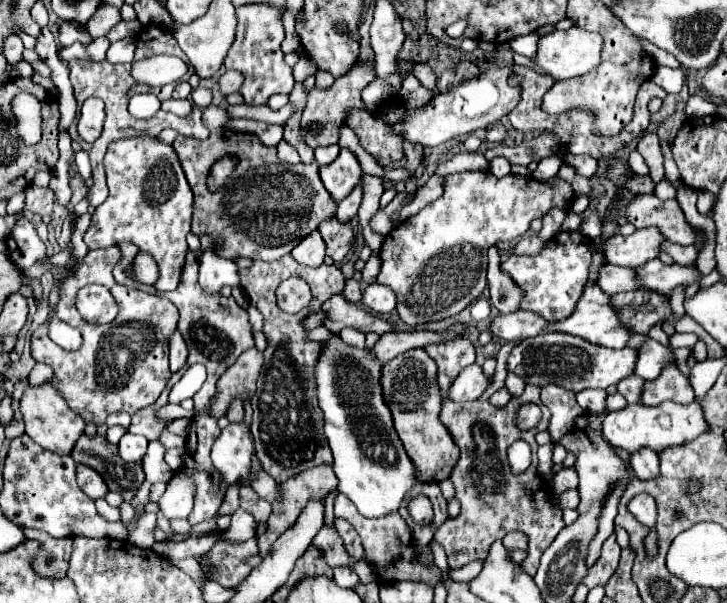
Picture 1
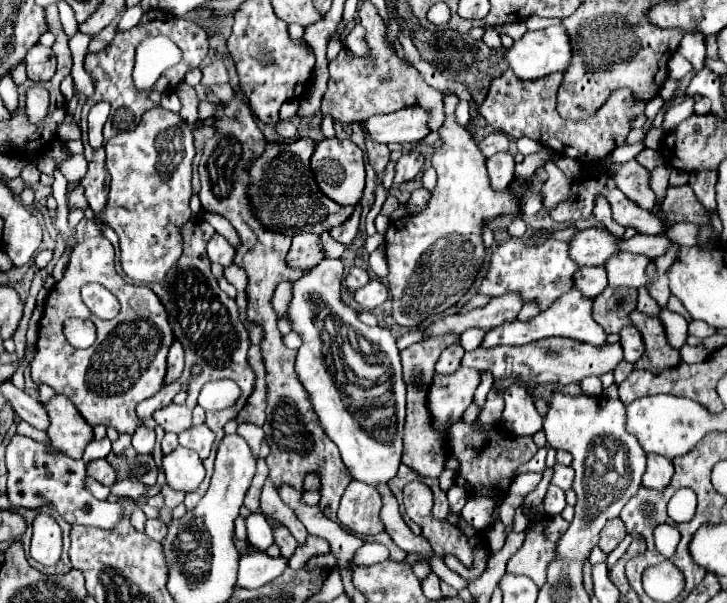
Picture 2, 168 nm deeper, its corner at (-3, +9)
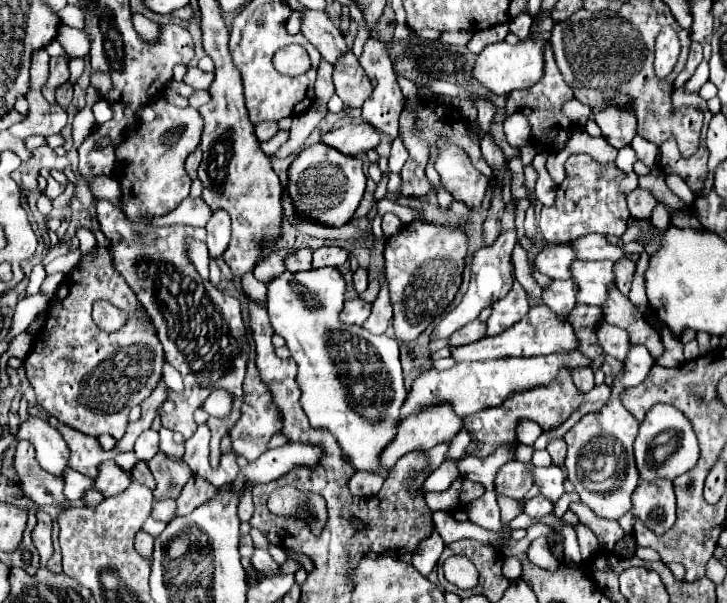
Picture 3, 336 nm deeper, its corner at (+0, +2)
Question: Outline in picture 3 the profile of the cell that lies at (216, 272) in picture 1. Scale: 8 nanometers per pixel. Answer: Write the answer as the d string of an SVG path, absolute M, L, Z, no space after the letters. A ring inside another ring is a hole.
M215 211L211 221L207 223L207 247L211 259L221 257L231 241L231 219L225 215L225 211Z

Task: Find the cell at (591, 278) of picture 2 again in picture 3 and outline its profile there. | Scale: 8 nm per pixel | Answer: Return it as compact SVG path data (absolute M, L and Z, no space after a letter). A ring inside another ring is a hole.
M553 281L549 291L543 291L543 303L553 309L553 313L565 317L577 305L577 285L569 281Z

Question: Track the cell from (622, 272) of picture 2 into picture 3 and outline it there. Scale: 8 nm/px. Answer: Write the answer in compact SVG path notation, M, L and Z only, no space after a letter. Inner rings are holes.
M575 261L571 271L573 271L573 281L577 281L577 287L581 295L577 297L579 303L585 305L603 305L609 295L609 287L615 285L615 263L613 261Z

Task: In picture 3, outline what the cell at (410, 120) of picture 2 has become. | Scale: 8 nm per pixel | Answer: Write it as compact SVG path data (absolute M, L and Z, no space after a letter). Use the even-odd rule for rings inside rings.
M349 123L335 131L325 133L321 141L331 147L337 147L337 151L341 151L345 155L355 157L355 155L375 149L381 143L381 137L383 137L383 133L377 127L373 127L371 123L357 123L357 125Z

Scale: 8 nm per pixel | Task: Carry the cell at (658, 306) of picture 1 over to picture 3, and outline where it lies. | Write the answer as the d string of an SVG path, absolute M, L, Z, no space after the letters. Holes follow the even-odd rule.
M577 305L567 319L573 323L577 339L581 339L579 349L585 351L585 355L591 359L599 357L603 353L603 347L597 343L597 327L603 323L603 309L593 305Z

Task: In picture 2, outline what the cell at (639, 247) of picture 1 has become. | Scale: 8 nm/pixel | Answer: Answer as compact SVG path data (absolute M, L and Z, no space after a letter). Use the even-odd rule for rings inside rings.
M586 228L578 230L568 240L568 254L580 268L602 266L612 254L618 254L618 238L614 238L606 228Z

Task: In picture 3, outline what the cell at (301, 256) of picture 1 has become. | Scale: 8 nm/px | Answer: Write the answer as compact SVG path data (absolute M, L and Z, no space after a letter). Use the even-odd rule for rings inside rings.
M275 249L275 251L271 251L263 261L265 261L265 269L263 267L255 267L255 271L253 274L257 281L263 281L263 283L269 283L269 281L273 281L277 275L281 275L287 267L285 267L285 259L289 257L289 255L293 255L293 253L297 253L297 249Z

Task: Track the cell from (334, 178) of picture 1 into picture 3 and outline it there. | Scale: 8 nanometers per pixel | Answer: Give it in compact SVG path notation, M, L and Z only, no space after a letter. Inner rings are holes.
M325 143L305 147L291 163L289 175L289 195L293 199L293 205L303 215L329 227L341 227L351 221L365 193L365 175L361 171L361 159L343 155L341 151L337 151L335 147L327 147Z

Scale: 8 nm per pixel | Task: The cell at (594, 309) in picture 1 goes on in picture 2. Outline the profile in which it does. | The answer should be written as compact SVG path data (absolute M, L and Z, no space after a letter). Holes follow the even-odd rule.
M572 288L570 292L560 296L560 300L556 300L556 304L552 304L552 308L546 308L536 318L532 318L528 322L512 320L508 324L502 324L498 328L488 330L486 336L484 336L482 348L494 348L494 346L500 346L500 344L524 346L524 344L530 344L530 342L536 342L536 340L542 340L542 338L550 338L550 336L582 340L582 342L592 344L592 346L602 346L606 342L604 330L592 318L592 300L584 298L576 288Z

